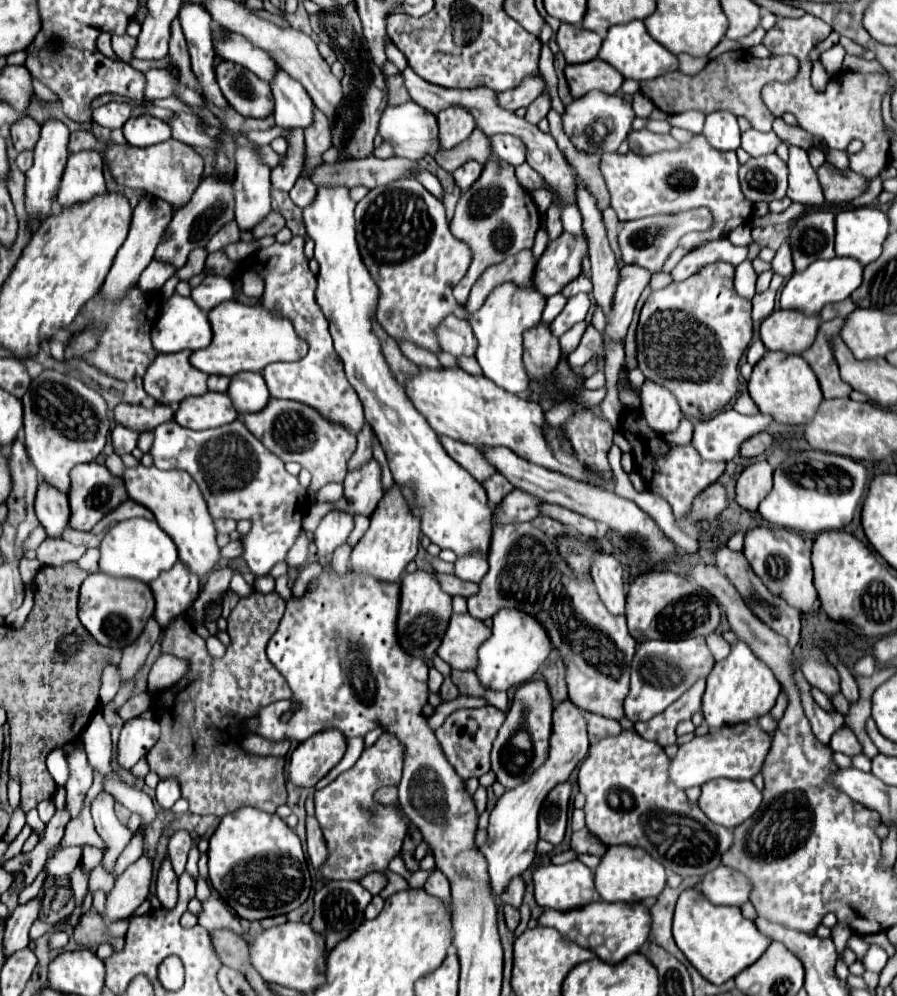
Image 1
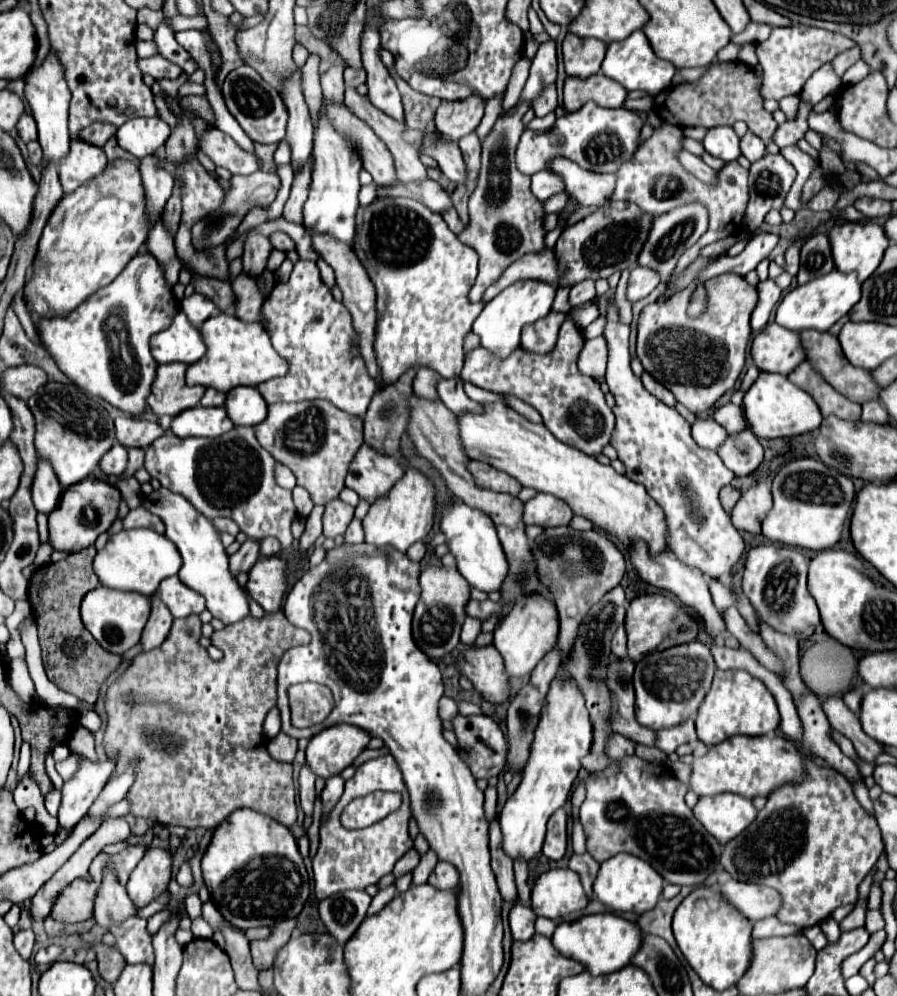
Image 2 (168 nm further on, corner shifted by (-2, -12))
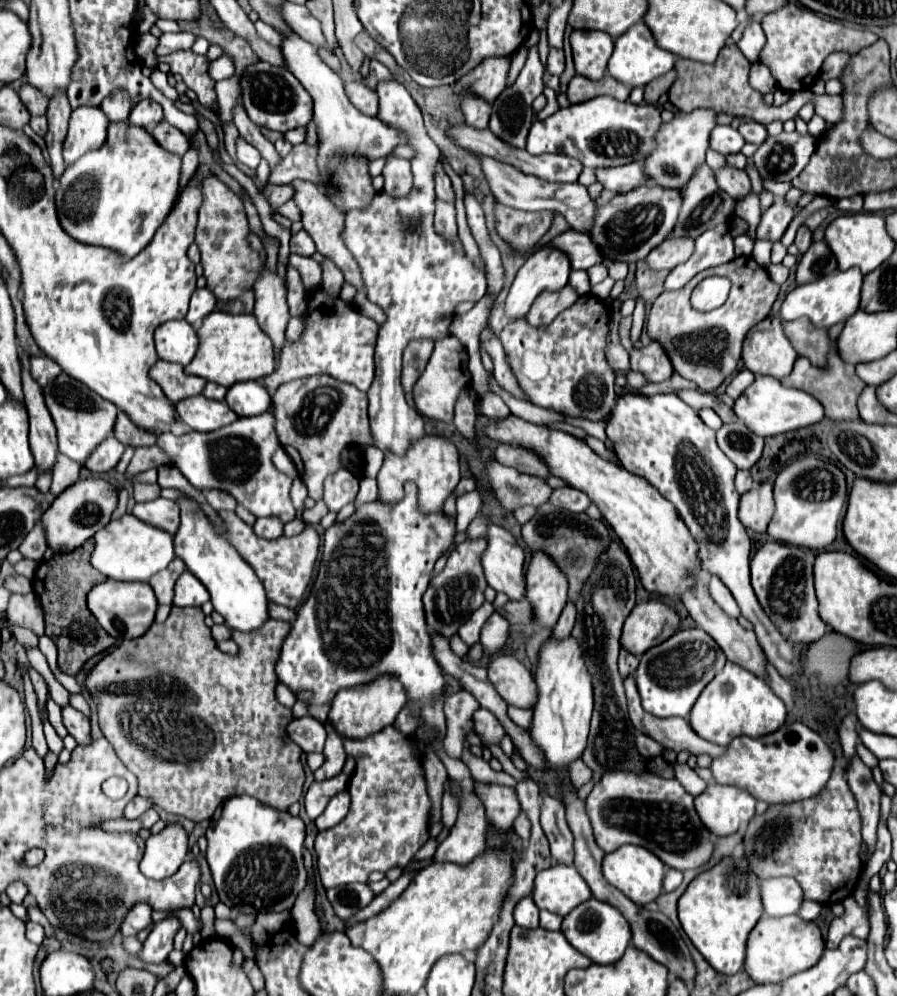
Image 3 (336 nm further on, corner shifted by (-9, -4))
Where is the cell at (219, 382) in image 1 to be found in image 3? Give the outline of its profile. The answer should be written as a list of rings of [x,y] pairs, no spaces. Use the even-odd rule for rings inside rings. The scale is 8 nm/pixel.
[[[207,382],[205,390],[203,390],[203,396],[213,398],[213,400],[223,400],[225,394],[227,394],[227,388],[221,384],[215,384],[215,382]]]

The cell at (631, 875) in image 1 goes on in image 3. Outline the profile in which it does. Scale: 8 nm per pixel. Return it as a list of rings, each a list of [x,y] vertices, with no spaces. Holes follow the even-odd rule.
[[[625,844],[617,852],[605,854],[605,858],[603,858],[603,876],[611,886],[619,888],[629,900],[643,906],[647,902],[653,902],[661,894],[665,864],[661,860],[657,860],[655,854],[651,854],[649,850],[645,850],[641,846]]]

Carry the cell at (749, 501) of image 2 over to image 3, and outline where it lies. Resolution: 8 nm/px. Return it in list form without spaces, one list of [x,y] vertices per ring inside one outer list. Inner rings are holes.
[[[765,480],[741,496],[739,520],[753,532],[765,532],[773,516],[773,482]]]

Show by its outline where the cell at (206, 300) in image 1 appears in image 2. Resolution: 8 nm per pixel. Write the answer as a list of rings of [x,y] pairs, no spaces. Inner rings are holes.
[[[194,292],[194,294],[188,296],[188,298],[184,298],[180,306],[182,306],[182,312],[188,314],[190,324],[192,324],[192,326],[198,326],[198,328],[202,326],[204,320],[208,320],[212,314],[216,314],[214,302],[210,302],[206,296],[202,296],[202,294],[198,294],[198,292]]]

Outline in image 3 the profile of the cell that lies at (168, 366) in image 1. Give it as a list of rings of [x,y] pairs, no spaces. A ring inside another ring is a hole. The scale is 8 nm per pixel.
[[[159,360],[153,368],[151,368],[151,378],[155,382],[159,382],[159,386],[163,388],[165,396],[177,404],[179,400],[183,398],[189,398],[189,396],[197,396],[203,392],[207,380],[199,378],[199,376],[187,376],[183,366],[181,364],[175,364],[175,362],[165,362],[165,360]]]

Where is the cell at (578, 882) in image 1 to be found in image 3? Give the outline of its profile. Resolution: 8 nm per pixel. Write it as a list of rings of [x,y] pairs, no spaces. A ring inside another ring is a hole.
[[[555,864],[541,870],[535,878],[533,900],[541,910],[567,916],[575,906],[589,900],[593,894],[575,866]]]

